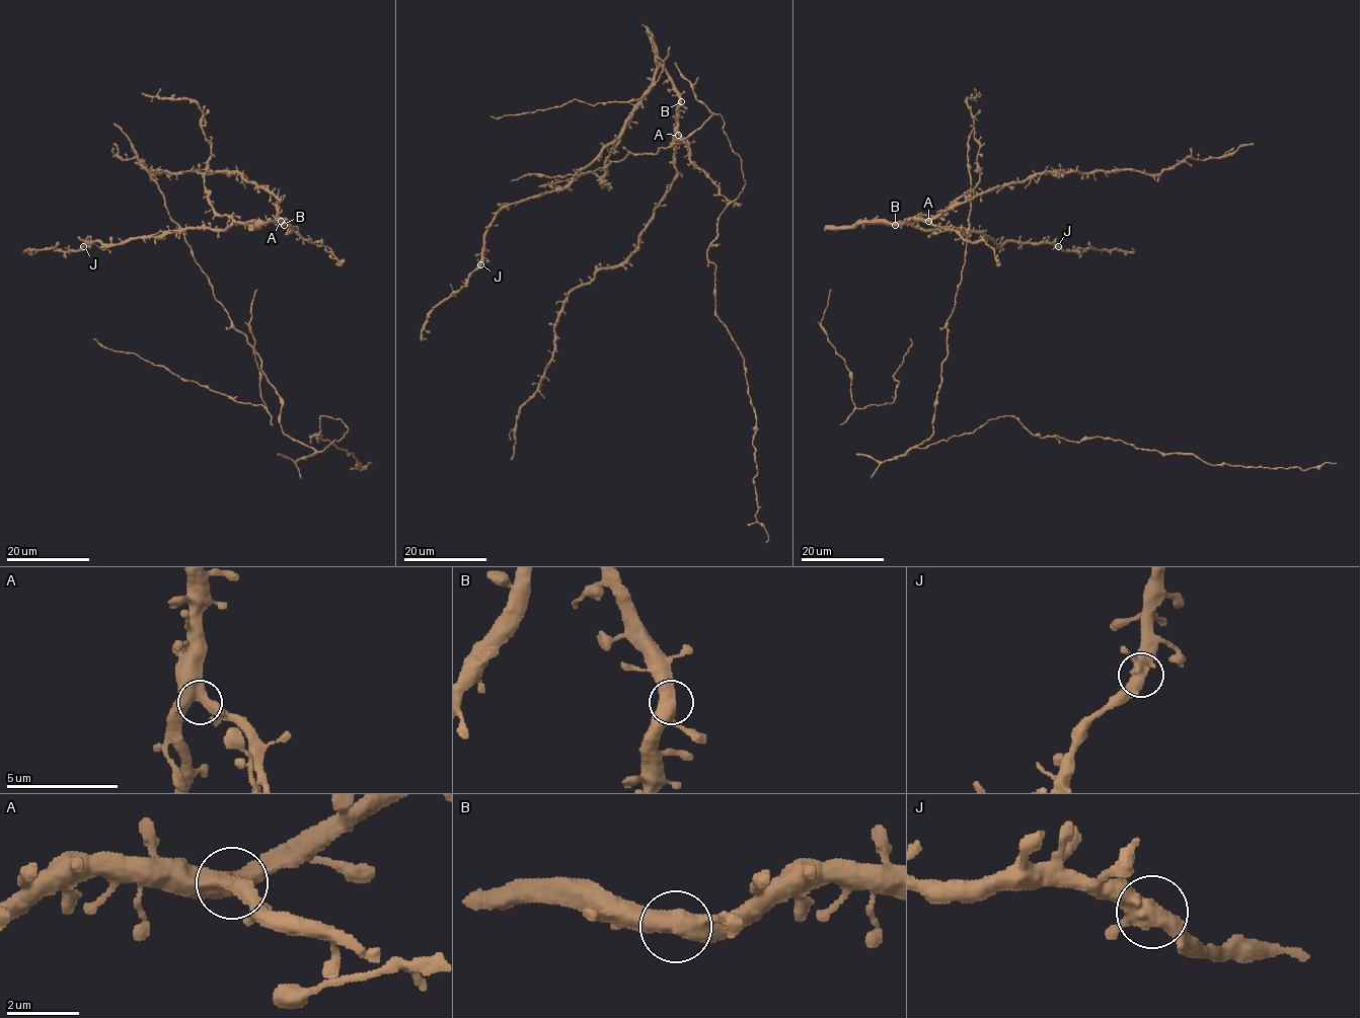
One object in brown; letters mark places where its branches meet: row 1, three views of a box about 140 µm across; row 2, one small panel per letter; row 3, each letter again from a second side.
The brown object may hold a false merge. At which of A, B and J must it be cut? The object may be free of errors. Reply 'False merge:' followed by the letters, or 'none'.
False merge: none

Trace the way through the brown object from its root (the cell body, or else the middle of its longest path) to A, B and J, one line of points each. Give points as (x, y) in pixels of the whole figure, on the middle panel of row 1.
A: (617, 161), (594, 171), (579, 172), (618, 135), (660, 67), (679, 98), (678, 135)
B: (617, 161), (594, 171), (579, 172), (618, 135), (660, 67), (681, 101)
J: (617, 161), (594, 171), (579, 172), (564, 186), (554, 190), (507, 205), (486, 230), (480, 264)

